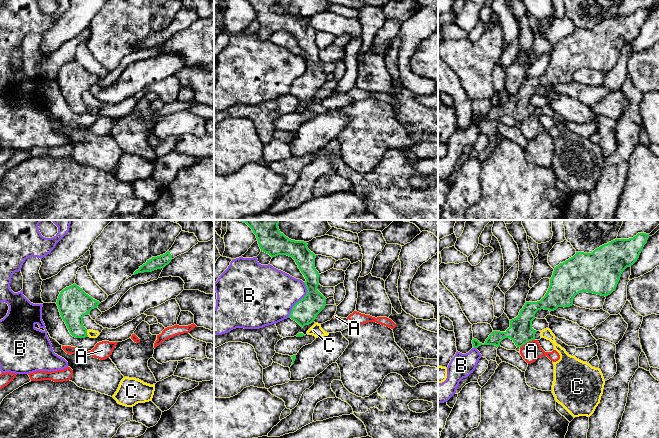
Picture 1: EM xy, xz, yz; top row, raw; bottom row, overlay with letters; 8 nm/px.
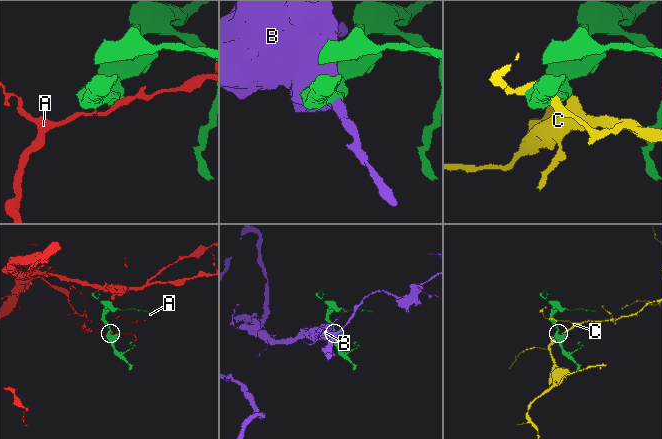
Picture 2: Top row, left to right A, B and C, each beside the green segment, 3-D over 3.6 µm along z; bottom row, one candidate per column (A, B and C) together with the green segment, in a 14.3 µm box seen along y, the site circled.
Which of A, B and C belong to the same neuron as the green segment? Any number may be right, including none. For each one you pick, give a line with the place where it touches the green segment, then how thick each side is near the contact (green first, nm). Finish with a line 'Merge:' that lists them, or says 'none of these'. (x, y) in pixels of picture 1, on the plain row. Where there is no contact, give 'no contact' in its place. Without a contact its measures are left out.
Merge: none of these

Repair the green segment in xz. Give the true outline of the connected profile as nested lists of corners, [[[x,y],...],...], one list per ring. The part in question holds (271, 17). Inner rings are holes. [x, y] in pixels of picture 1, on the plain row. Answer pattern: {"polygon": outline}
{"polygon": [[[247,0],[256,11],[261,27],[272,34],[278,31],[292,33],[306,57],[307,69],[291,86],[289,94],[301,103],[309,101],[325,84],[326,74],[317,66],[319,48],[315,44],[316,31],[307,23],[307,18],[295,17],[280,8],[278,0]]]}

